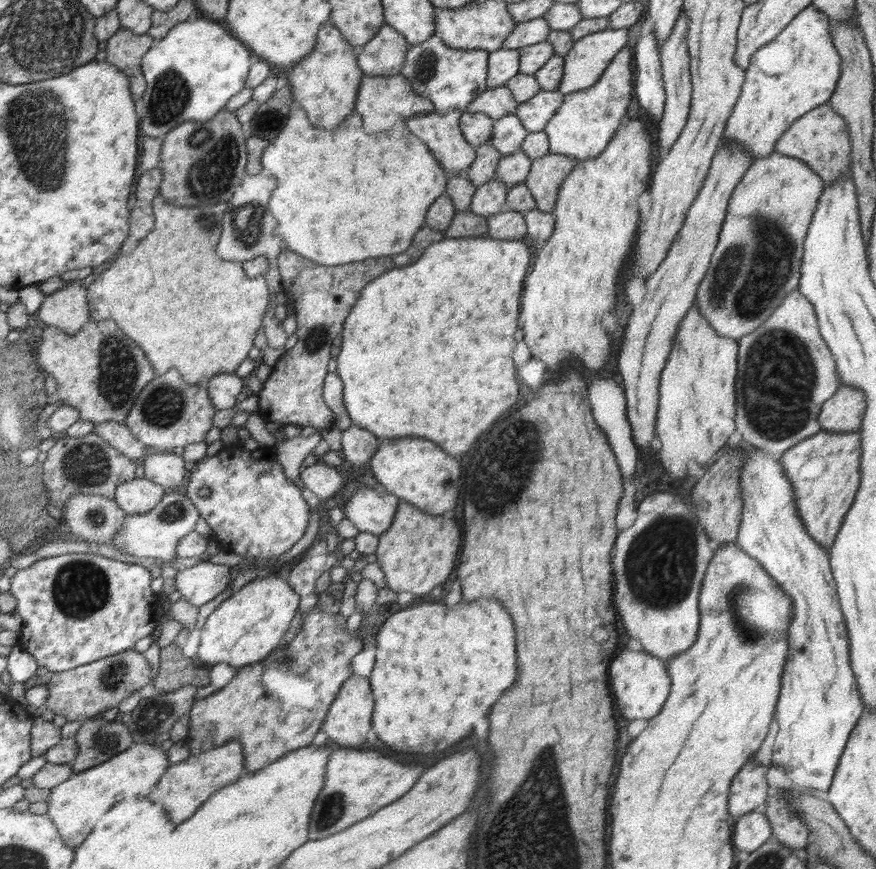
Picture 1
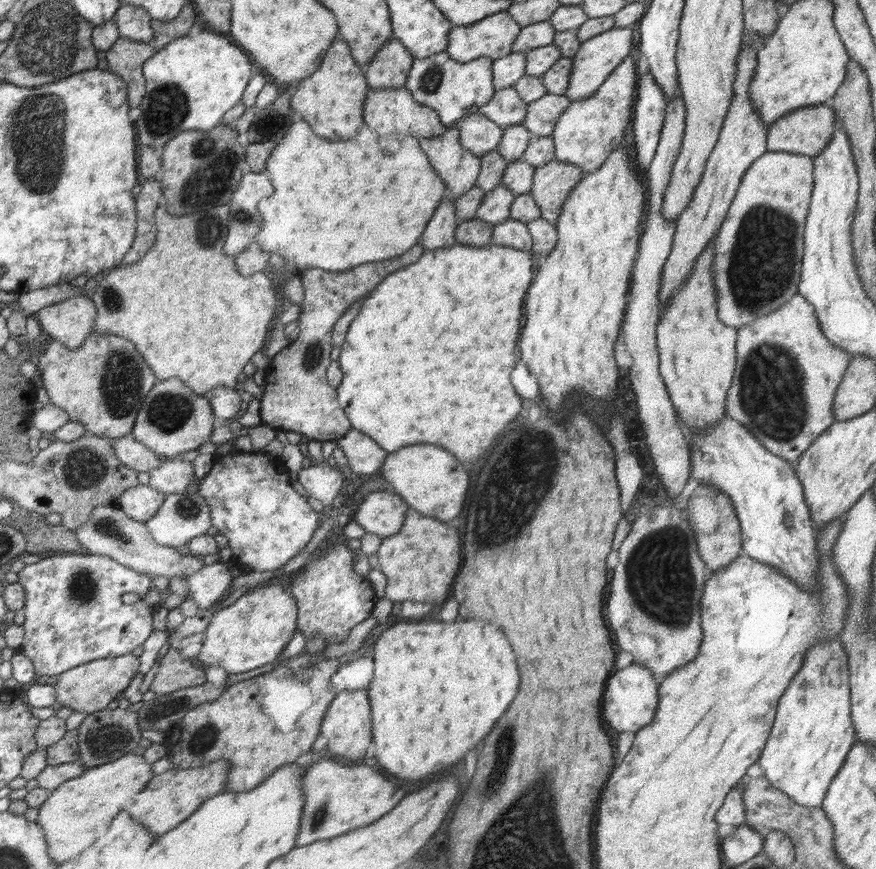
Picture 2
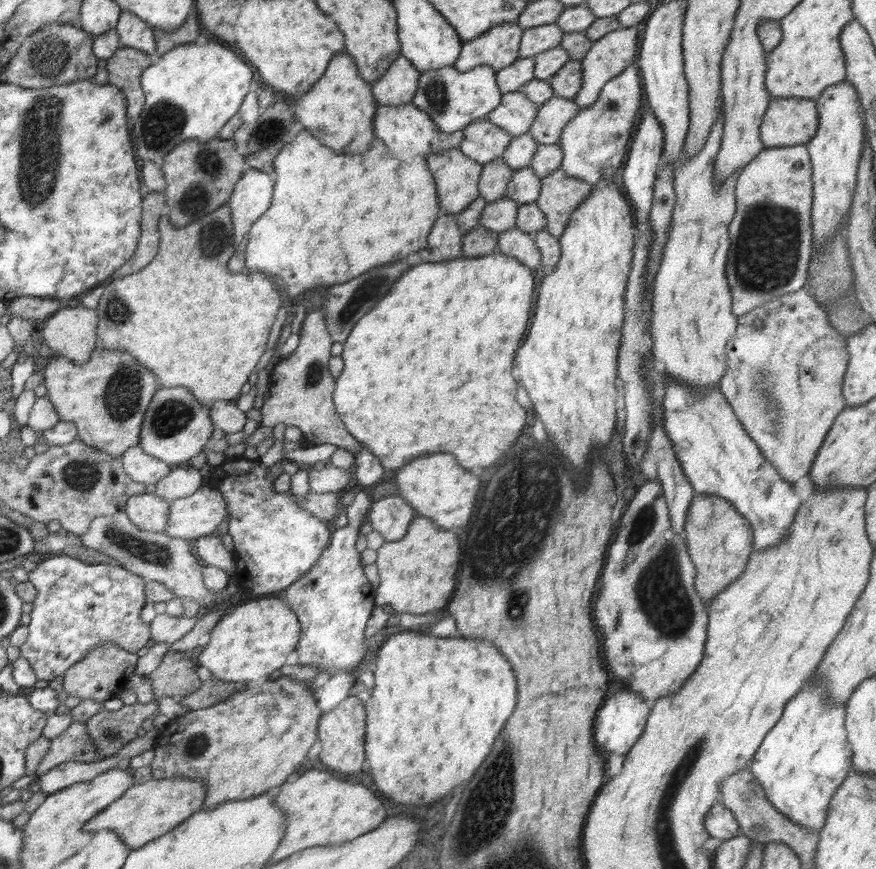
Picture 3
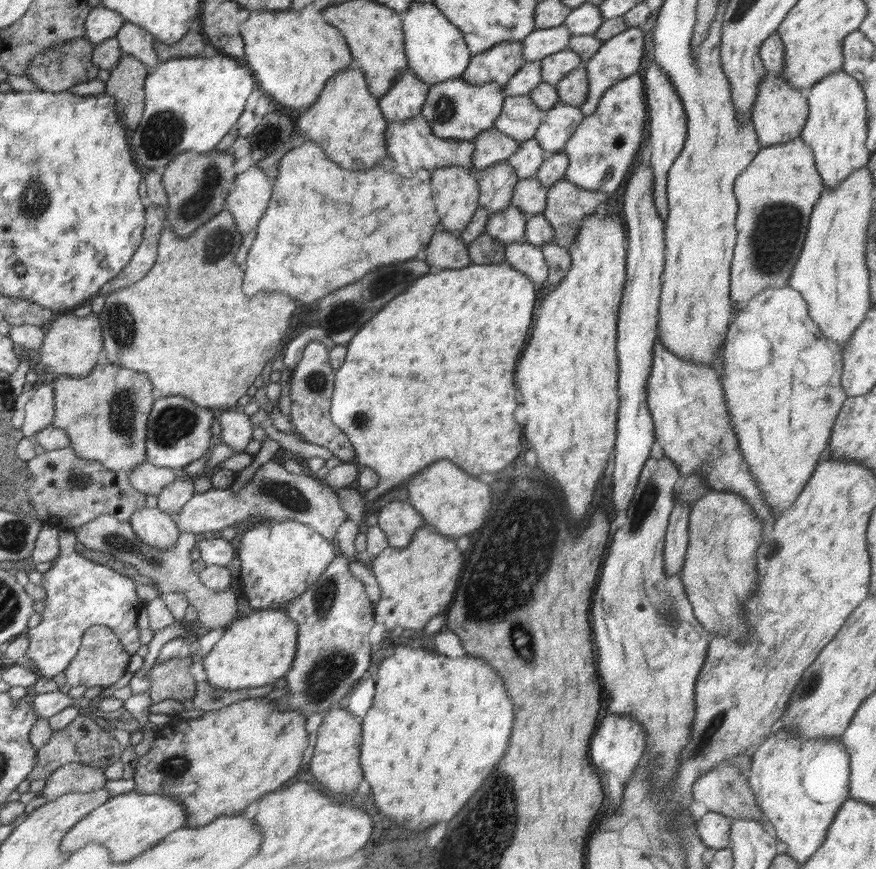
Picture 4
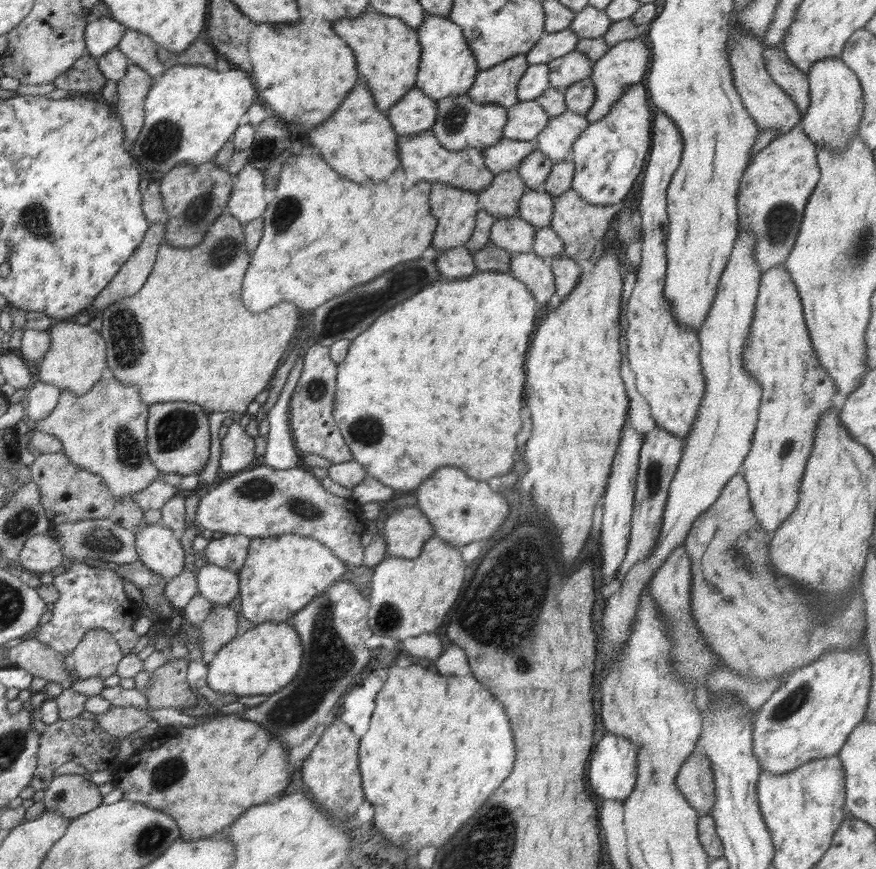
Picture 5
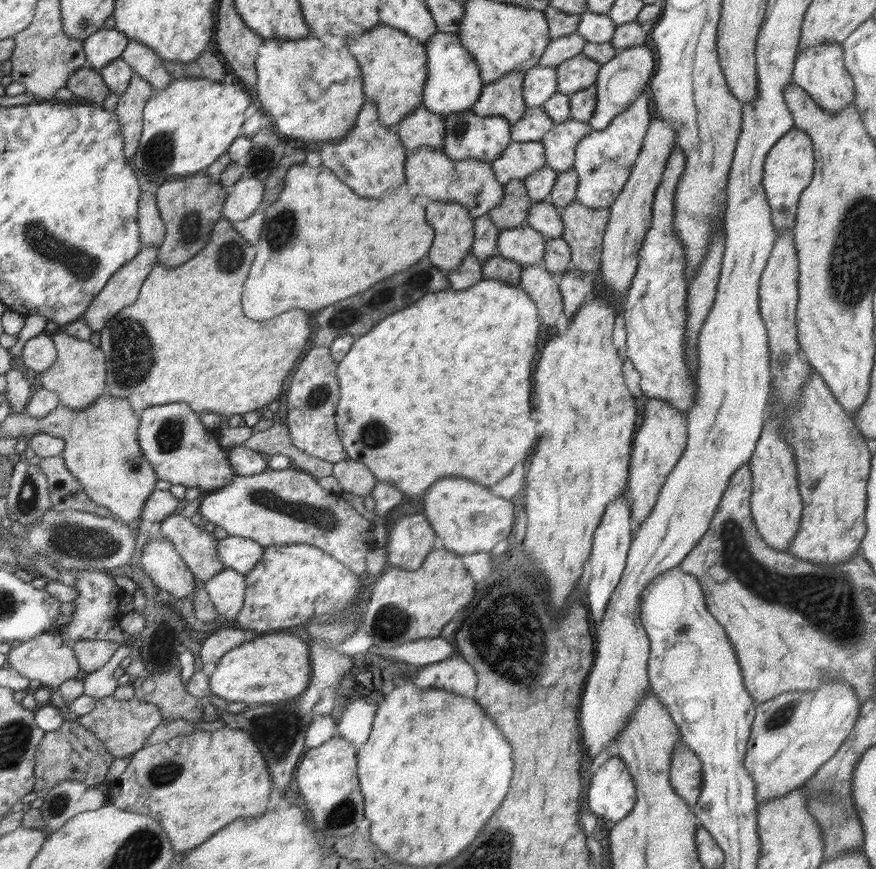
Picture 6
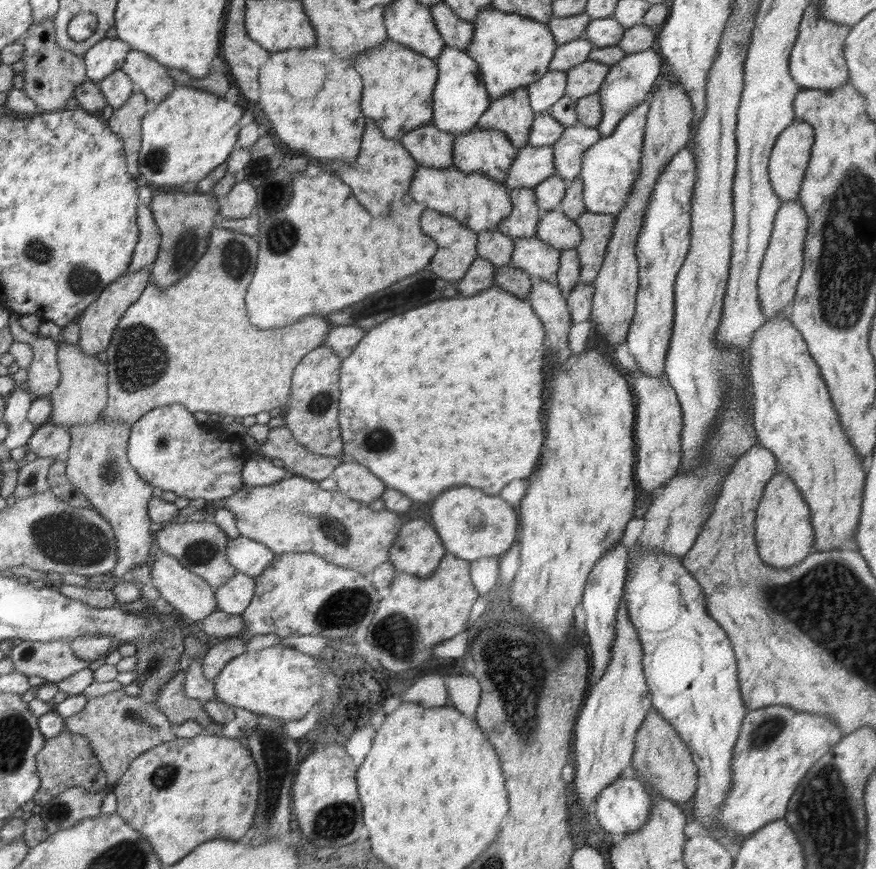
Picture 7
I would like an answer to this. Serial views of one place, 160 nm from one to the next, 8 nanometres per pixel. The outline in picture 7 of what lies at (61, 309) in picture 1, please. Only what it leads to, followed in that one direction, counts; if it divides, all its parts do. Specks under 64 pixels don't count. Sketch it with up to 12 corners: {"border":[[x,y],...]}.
{"border":[[59,343],[60,384],[50,422],[102,418],[109,368],[77,344]]}

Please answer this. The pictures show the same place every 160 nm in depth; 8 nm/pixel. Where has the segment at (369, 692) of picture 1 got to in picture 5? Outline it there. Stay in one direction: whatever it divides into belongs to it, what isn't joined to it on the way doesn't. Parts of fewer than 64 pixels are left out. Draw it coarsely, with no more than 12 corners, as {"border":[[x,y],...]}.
{"border":[[338,718],[302,765],[310,795],[346,820],[364,798],[358,738]]}

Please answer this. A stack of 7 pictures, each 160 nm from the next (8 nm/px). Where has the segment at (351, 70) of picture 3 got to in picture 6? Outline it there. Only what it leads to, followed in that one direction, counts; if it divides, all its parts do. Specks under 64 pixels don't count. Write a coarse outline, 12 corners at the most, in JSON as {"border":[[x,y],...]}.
{"border":[[363,104],[344,140],[321,143],[322,165],[358,196],[404,182],[399,134]]}

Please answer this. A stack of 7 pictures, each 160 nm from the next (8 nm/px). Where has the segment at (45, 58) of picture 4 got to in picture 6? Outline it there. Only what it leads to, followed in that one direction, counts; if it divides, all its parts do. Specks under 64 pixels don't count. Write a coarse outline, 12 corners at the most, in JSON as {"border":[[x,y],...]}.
{"border":[[77,68],[65,87],[76,96],[102,105],[110,94],[100,71]]}

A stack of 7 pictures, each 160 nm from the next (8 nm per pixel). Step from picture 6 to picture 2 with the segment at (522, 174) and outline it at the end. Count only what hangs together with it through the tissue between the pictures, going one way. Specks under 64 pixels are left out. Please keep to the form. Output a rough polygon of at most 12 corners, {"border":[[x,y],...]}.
{"border":[[480,112],[457,120],[461,144],[482,156],[504,128]]}

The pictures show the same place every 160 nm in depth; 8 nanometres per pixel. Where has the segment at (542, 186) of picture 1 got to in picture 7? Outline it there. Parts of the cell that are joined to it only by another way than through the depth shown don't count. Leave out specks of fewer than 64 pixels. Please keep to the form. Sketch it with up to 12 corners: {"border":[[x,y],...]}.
{"border":[[581,212],[582,284],[594,284],[616,226],[612,213]]}

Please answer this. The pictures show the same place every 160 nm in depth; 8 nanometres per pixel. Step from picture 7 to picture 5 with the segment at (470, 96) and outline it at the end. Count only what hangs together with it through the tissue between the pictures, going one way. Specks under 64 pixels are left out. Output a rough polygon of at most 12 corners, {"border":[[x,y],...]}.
{"border":[[426,15],[416,86],[467,93],[480,69],[463,28]]}

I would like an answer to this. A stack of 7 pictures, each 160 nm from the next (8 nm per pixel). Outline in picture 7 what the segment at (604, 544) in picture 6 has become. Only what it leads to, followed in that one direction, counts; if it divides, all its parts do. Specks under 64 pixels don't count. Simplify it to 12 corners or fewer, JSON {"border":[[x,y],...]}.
{"border":[[622,541],[586,583],[585,638],[595,685],[612,658],[629,550]]}

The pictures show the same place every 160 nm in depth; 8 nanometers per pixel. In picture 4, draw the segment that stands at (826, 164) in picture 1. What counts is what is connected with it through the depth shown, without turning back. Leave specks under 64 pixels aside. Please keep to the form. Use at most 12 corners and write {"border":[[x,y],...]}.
{"border":[[767,73],[750,118],[759,144],[800,137],[808,101]]}

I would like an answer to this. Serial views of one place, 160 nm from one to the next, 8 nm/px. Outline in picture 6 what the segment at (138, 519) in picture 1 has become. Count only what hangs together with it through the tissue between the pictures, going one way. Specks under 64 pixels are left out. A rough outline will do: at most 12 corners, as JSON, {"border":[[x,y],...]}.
{"border":[[238,475],[198,510],[262,547],[310,544],[362,574],[374,524],[314,475]]}

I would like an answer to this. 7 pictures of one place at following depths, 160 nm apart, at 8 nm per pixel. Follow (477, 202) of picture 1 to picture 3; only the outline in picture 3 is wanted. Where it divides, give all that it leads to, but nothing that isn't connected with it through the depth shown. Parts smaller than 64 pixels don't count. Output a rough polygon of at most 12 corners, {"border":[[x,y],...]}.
{"border":[[506,196],[486,203],[479,225],[497,233],[515,227],[519,205]]}

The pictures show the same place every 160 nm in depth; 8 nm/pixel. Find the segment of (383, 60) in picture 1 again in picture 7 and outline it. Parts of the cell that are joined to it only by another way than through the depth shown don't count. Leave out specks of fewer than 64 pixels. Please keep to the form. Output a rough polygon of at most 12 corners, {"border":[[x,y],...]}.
{"border":[[434,124],[416,127],[401,144],[419,165],[453,166],[455,136]]}

